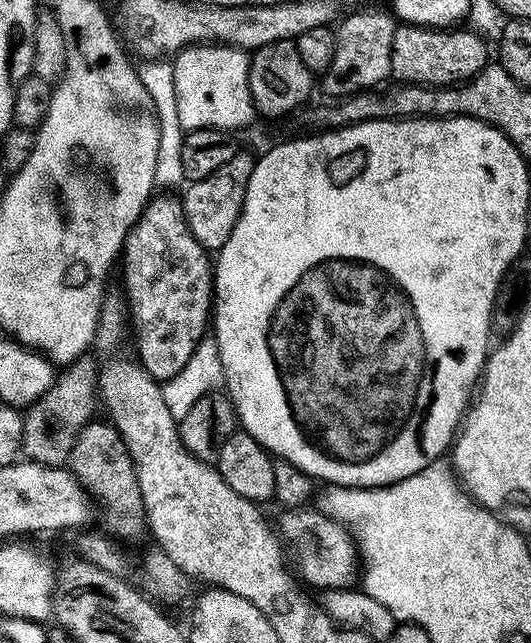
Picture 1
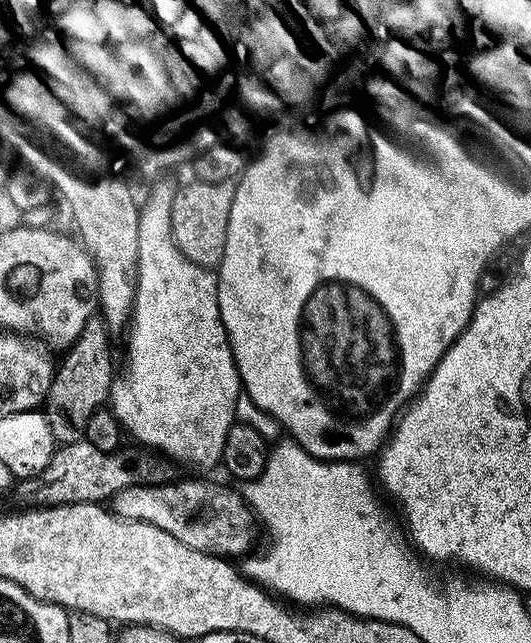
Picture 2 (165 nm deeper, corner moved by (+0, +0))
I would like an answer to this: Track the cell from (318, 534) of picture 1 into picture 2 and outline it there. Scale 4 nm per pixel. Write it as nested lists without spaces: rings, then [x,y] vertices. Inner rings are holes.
[[[176,478],[160,485],[130,486],[111,498],[110,508],[117,516],[127,520],[150,522],[150,526],[158,526],[158,530],[166,530],[166,534],[178,538],[178,542],[190,546],[190,550],[211,556],[234,558],[232,556],[243,557],[251,553],[256,528],[258,532],[256,513],[249,508],[243,495],[212,480]]]

